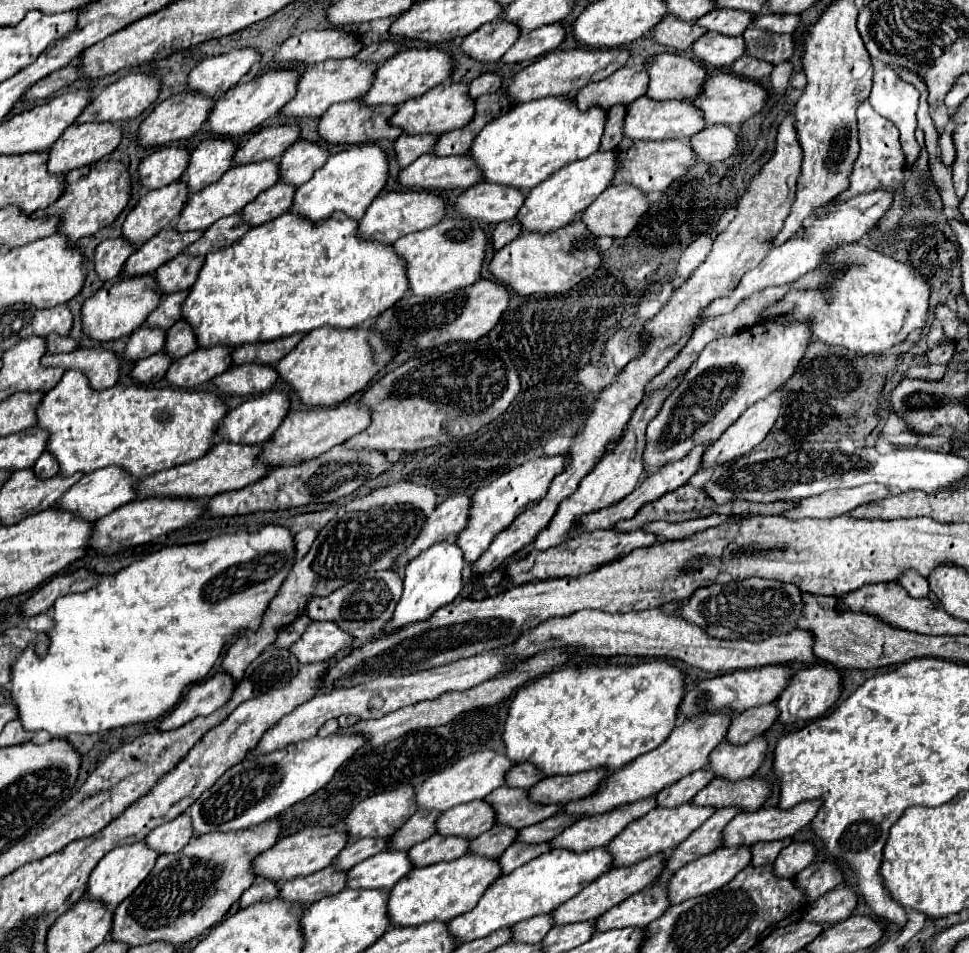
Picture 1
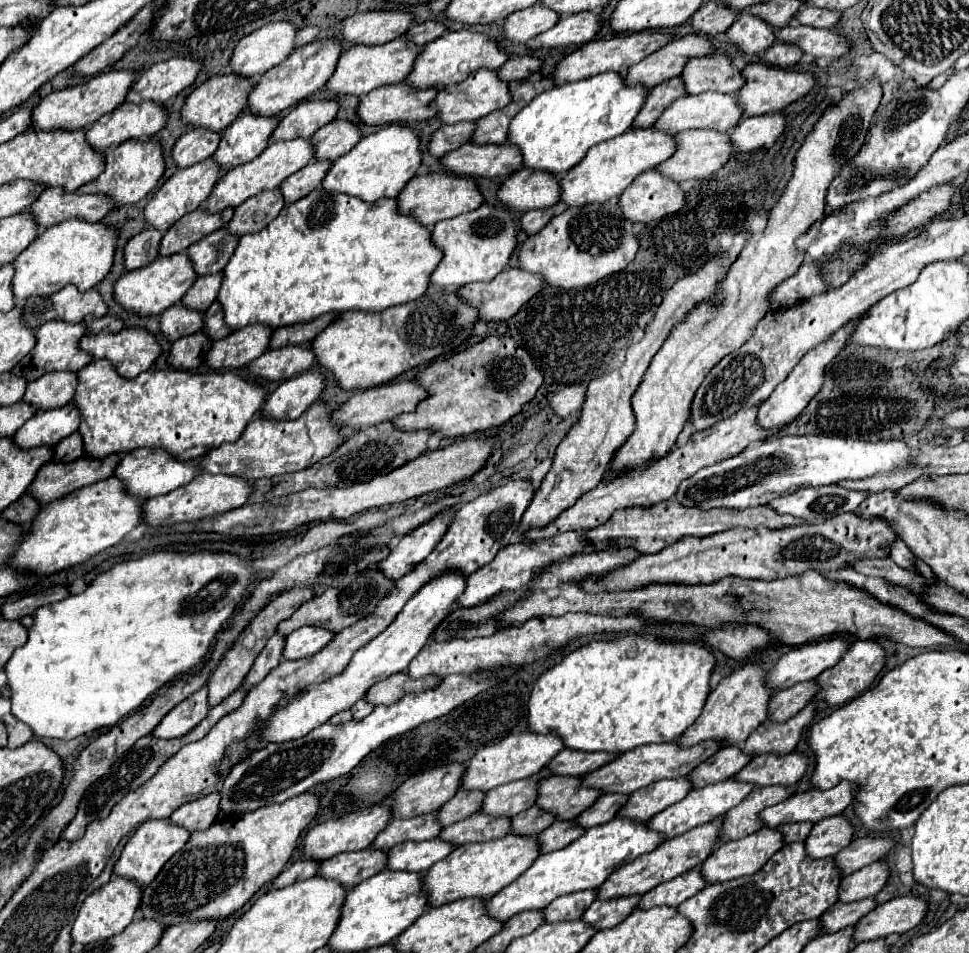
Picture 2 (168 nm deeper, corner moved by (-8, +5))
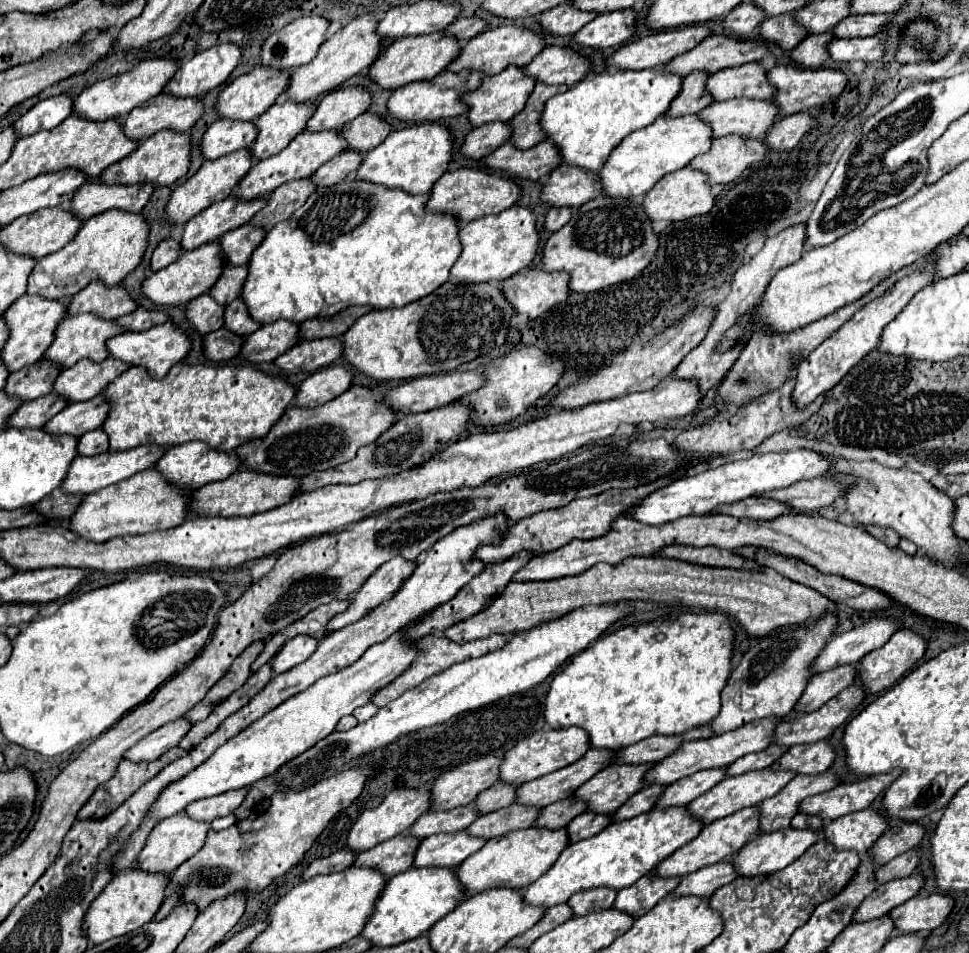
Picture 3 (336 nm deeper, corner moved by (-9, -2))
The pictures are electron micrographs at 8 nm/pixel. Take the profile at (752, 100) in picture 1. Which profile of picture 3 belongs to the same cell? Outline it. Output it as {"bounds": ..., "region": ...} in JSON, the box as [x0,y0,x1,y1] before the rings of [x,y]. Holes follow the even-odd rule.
{"bounds":[769,65,847,117],"region":[[[777,65],[775,69],[769,71],[769,81],[777,87],[777,93],[773,97],[775,97],[775,103],[779,103],[783,117],[791,113],[799,113],[799,111],[809,111],[813,107],[821,107],[827,101],[839,97],[847,87],[847,75],[833,67],[803,69],[797,65]]]}

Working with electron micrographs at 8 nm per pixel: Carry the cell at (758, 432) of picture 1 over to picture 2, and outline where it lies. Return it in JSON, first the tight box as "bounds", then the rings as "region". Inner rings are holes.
{"bounds":[756,322,854,430],"region":[[[848,322],[846,326],[842,326],[842,328],[832,336],[832,340],[828,340],[826,344],[820,344],[818,348],[814,348],[812,352],[808,352],[808,354],[796,364],[796,368],[786,376],[786,380],[780,382],[780,384],[774,388],[772,396],[760,404],[758,416],[756,416],[756,422],[758,422],[760,428],[772,430],[772,428],[780,428],[780,426],[784,426],[784,424],[790,424],[790,422],[806,408],[806,404],[814,398],[814,394],[816,394],[816,392],[820,390],[820,386],[822,386],[826,364],[832,362],[834,356],[846,346],[846,340],[848,340],[852,328],[854,328],[854,322]]]}

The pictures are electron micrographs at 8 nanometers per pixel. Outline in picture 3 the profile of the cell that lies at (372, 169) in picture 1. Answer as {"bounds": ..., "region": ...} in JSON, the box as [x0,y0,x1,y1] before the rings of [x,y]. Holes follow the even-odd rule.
{"bounds":[357,123,453,195],"region":[[[419,123],[393,131],[379,147],[365,155],[357,179],[367,179],[385,187],[403,187],[403,191],[411,191],[411,195],[429,193],[453,161],[453,141],[453,131],[439,123]]]}

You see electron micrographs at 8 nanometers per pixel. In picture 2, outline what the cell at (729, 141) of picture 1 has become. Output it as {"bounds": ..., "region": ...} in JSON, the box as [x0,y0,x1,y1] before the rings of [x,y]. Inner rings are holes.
{"bounds":[730,112,784,152],"region":[[[782,112],[740,118],[740,122],[730,132],[730,142],[738,152],[750,152],[758,148],[770,148],[784,132]]]}

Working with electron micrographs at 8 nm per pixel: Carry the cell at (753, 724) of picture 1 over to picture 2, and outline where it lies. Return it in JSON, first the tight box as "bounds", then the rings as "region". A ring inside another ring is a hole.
{"bounds":[768,682,814,722],"region":[[[800,682],[788,690],[780,690],[770,698],[768,722],[786,722],[790,716],[798,714],[814,696],[814,682]]]}

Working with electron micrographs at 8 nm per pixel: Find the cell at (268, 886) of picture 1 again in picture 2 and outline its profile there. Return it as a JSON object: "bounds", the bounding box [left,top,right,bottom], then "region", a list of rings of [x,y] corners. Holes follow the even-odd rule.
{"bounds":[270,860,318,888],"region":[[[296,860],[296,862],[292,862],[292,866],[288,866],[286,870],[282,870],[270,884],[272,884],[272,888],[286,888],[286,886],[290,886],[294,882],[312,878],[314,872],[316,872],[316,868],[318,868],[318,862]]]}

